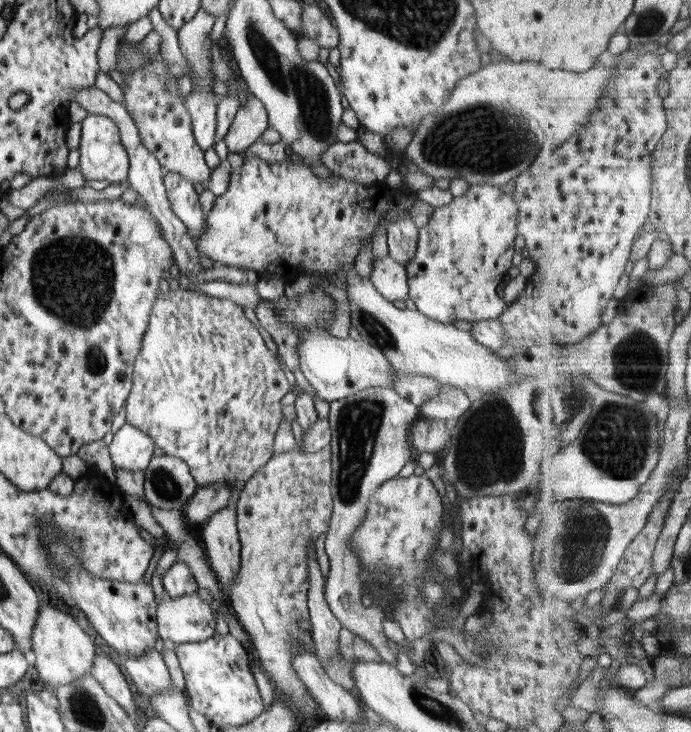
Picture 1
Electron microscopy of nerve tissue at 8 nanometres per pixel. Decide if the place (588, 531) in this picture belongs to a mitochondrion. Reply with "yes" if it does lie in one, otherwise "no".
yes

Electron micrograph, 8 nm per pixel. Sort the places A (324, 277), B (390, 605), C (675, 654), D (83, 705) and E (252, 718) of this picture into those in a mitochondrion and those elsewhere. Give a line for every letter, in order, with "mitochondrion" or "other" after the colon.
A: other
B: other
C: other
D: mitochondrion
E: other

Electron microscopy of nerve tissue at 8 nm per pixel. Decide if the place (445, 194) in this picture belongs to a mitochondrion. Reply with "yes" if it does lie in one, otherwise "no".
no

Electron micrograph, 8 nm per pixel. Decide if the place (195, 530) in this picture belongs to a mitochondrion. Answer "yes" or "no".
no

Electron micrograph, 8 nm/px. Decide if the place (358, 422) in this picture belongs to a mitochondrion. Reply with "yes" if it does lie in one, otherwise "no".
yes

